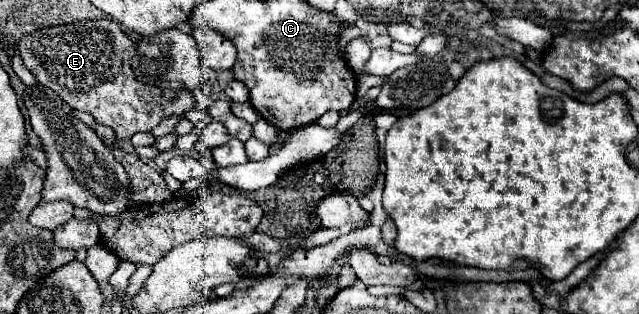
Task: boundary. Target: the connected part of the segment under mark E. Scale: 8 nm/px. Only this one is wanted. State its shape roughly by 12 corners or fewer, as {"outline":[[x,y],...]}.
{"outline":[[113,20],[25,34],[23,64],[117,138],[193,108],[131,72]]}

